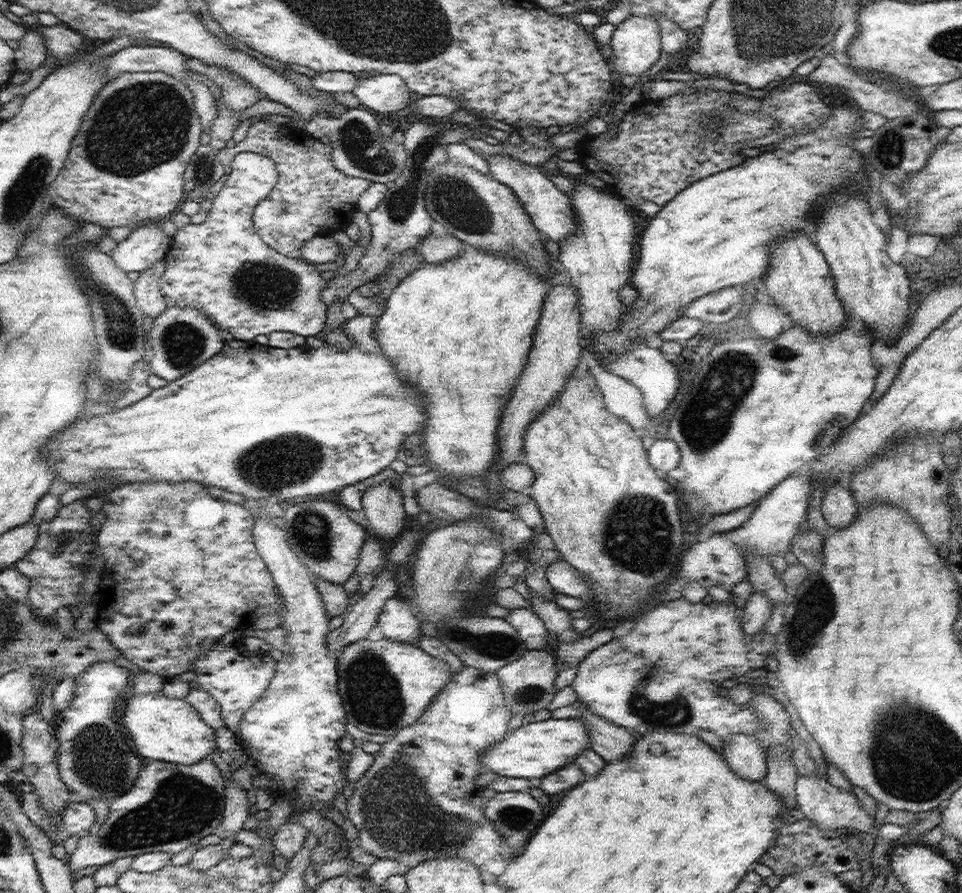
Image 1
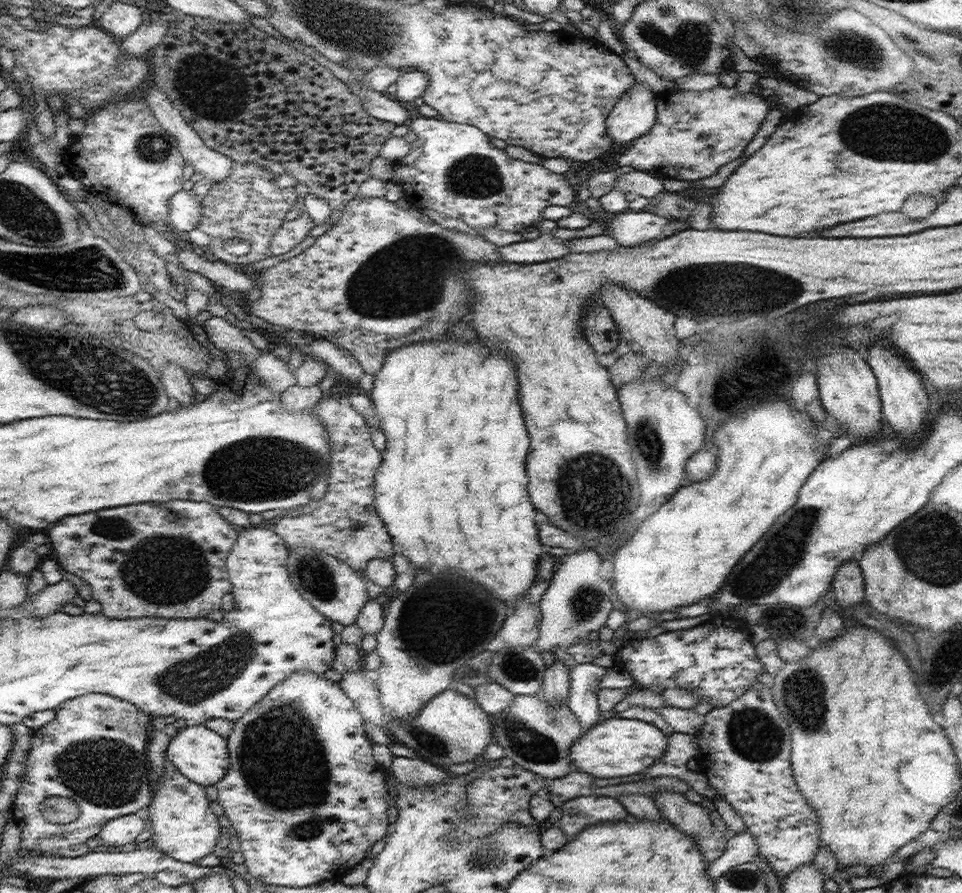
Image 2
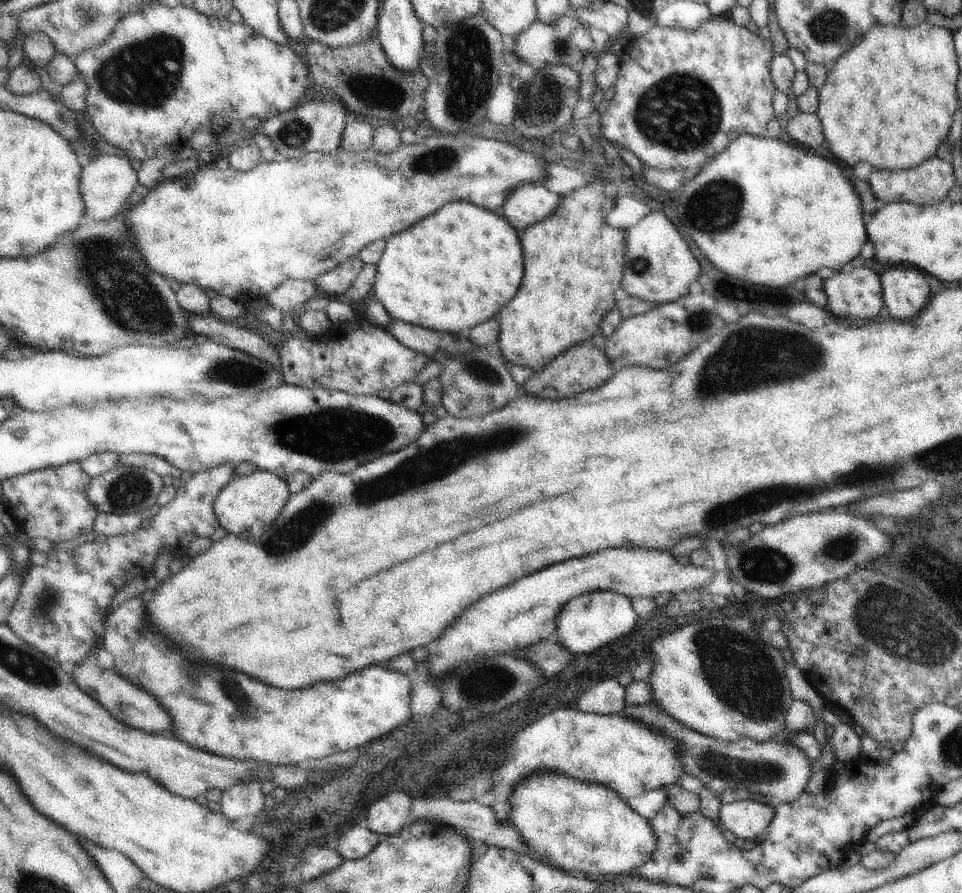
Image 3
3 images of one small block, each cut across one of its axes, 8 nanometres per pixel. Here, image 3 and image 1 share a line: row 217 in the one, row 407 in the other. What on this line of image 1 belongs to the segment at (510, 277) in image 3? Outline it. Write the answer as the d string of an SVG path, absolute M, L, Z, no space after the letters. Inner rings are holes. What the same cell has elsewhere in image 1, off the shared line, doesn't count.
M463 243L463 253L457 258L446 260L444 263L422 263L422 267L408 273L408 275L400 281L395 289L386 300L387 310L382 313L375 321L373 336L380 343L381 350L398 368L398 372L408 378L414 384L420 384L420 390L428 396L430 404L428 410L424 414L428 414L428 422L424 424L424 449L426 455L429 456L427 464L434 471L438 471L440 478L438 483L445 486L447 482L451 482L453 478L463 478L463 476L479 476L495 462L496 451L498 451L498 418L502 417L502 412L506 404L502 404L504 396L510 394L516 378L520 376L522 368L526 365L530 349L533 345L535 328L538 326L540 315L545 301L545 296L549 292L553 279L544 277L536 271L530 269L530 265L517 262L512 258L507 258L504 253L492 253L486 249L473 247L470 243Z

